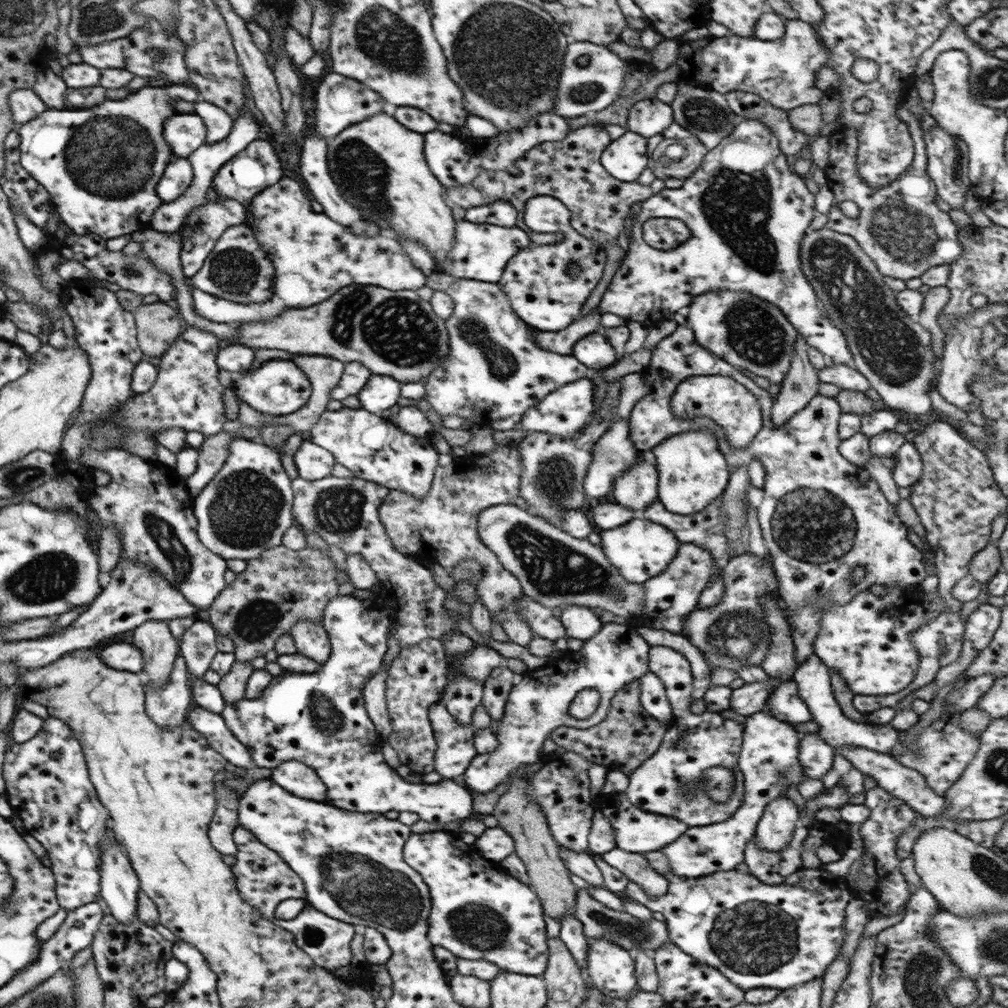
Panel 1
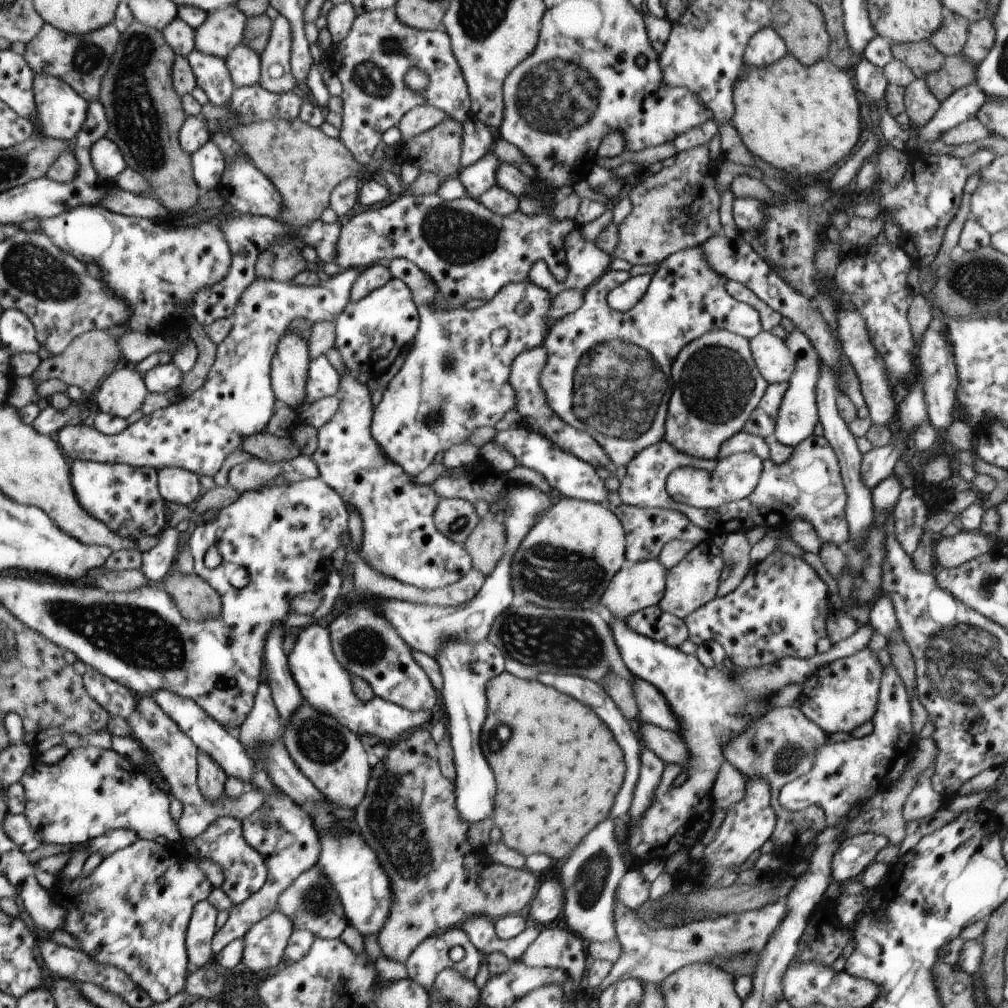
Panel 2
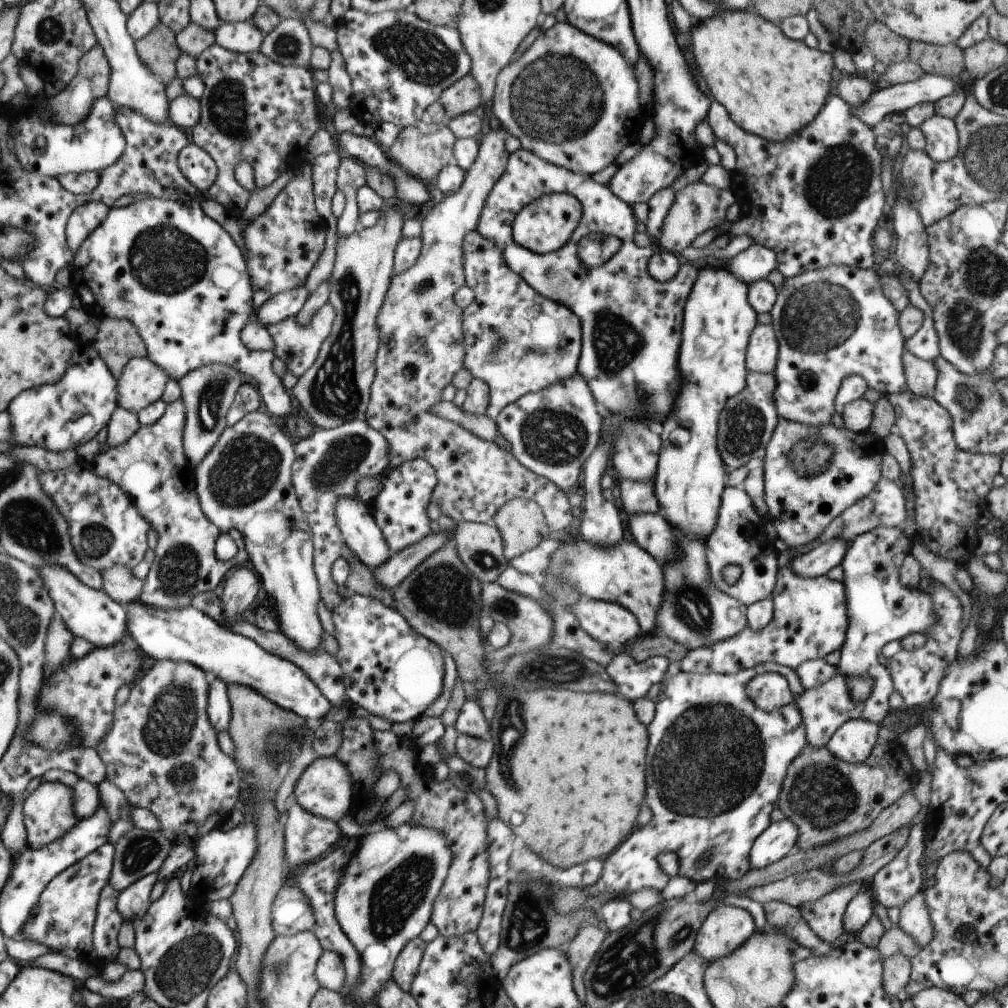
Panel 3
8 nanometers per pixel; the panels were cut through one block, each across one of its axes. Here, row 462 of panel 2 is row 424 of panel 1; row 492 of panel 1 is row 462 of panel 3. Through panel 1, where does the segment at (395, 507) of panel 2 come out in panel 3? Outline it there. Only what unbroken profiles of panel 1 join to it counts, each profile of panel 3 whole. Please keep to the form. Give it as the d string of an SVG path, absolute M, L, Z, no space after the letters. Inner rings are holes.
M423 458L407 460L395 468L383 468L378 480L381 490L370 500L368 507L387 544L387 550L392 555L407 546L413 546L415 542L419 544L419 540L431 532L429 527L431 520L427 517L426 508L437 480L433 468Z

